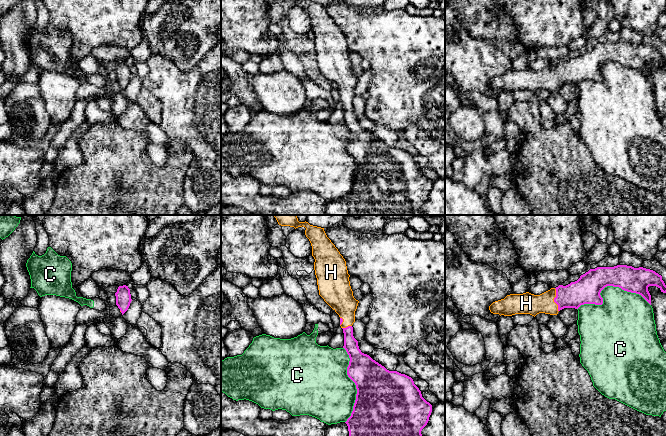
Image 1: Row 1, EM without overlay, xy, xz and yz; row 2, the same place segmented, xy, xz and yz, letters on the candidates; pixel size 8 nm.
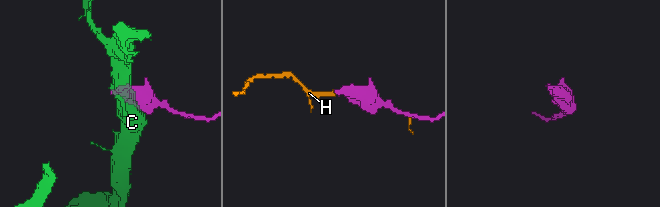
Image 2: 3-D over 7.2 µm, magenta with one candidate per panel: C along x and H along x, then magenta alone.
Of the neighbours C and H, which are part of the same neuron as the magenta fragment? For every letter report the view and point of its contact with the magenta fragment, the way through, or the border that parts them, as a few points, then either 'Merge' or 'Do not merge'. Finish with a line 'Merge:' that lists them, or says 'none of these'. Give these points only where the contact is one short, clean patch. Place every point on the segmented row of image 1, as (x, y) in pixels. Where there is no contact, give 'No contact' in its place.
C: Touches magenta at yz (607, 285). Do not merge
H: Touches magenta at yz (554, 300). Merge
Merge: H

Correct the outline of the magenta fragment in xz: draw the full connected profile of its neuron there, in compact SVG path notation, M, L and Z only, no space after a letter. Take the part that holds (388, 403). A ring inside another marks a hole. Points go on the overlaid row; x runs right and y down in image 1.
M274 215L281 226L295 229L305 227L305 235L312 246L315 259L314 270L319 295L339 315L340 326L344 333L344 346L350 361L347 367L348 377L355 383L357 394L351 416L345 422L349 436L422 436L421 431L427 425L432 405L427 402L411 377L397 371L389 371L361 352L358 341L353 336L355 311L359 301L353 296L346 261L335 245L327 237L324 228L299 222L296 215Z

